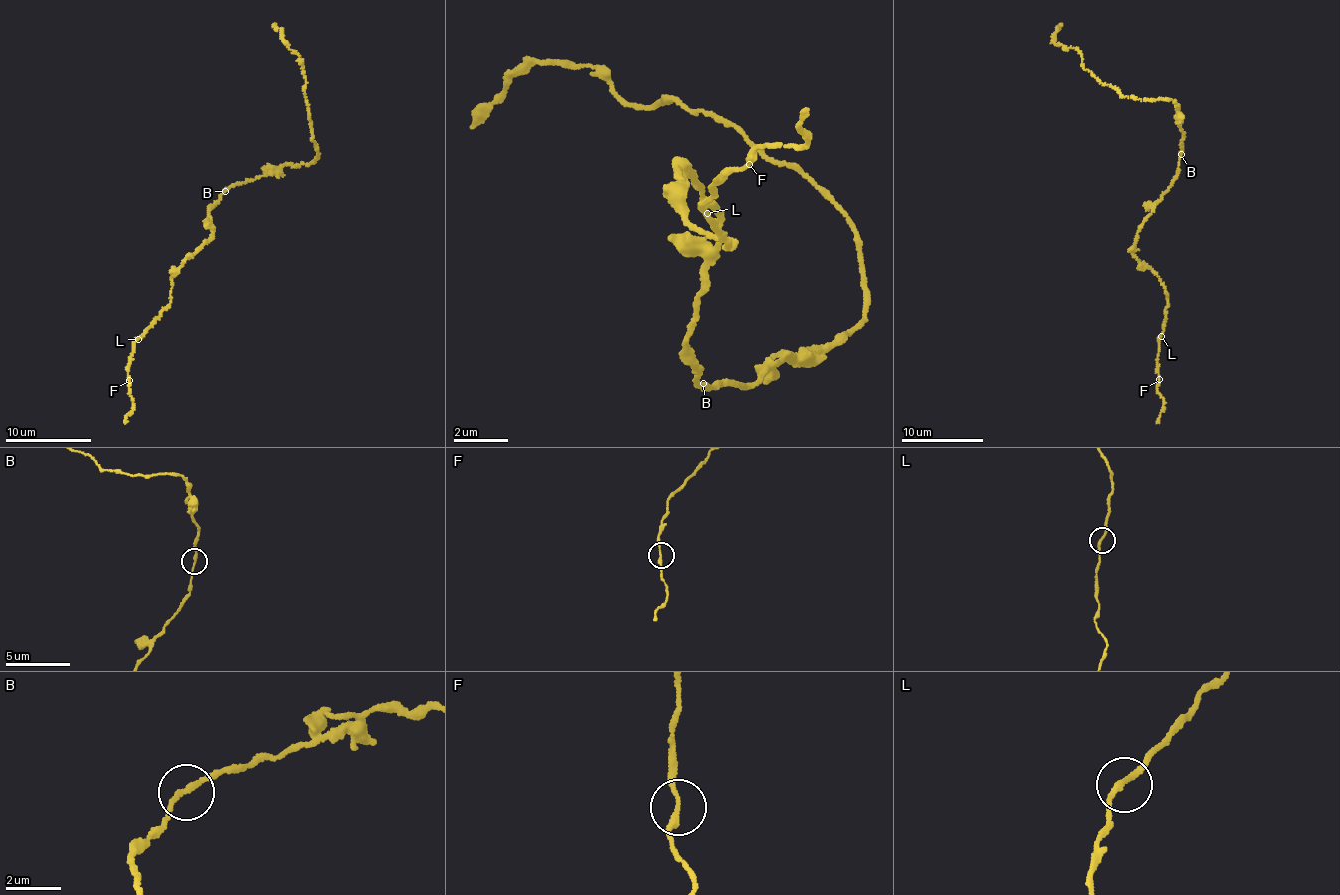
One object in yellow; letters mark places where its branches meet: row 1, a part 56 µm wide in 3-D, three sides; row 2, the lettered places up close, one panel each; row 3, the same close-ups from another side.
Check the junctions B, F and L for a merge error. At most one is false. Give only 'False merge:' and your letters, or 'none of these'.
False merge: none of these

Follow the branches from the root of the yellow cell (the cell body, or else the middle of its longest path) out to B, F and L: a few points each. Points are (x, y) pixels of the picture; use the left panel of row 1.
B: (215, 204), (225, 190)
F: (215, 204), (208, 212), (213, 237), (175, 272), (171, 302), (134, 342), (134, 352), (128, 366), (129, 380)
L: (215, 204), (208, 212), (213, 237), (175, 272), (171, 302), (138, 339)

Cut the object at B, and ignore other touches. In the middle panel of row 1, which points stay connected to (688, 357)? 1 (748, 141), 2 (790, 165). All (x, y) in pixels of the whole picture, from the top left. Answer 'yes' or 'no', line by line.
1: no
2: no

